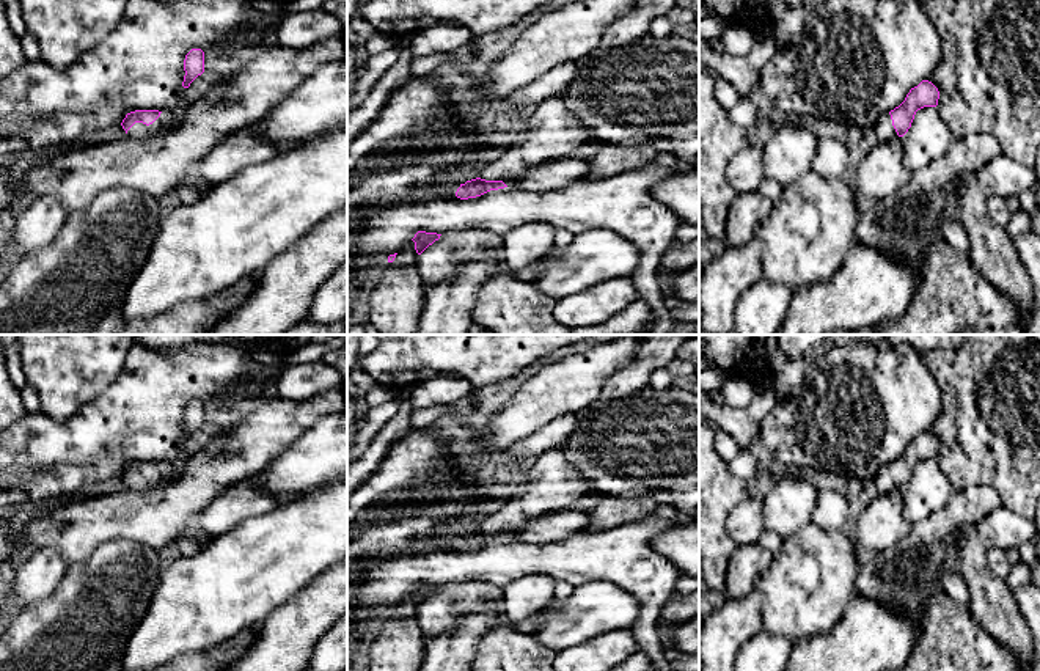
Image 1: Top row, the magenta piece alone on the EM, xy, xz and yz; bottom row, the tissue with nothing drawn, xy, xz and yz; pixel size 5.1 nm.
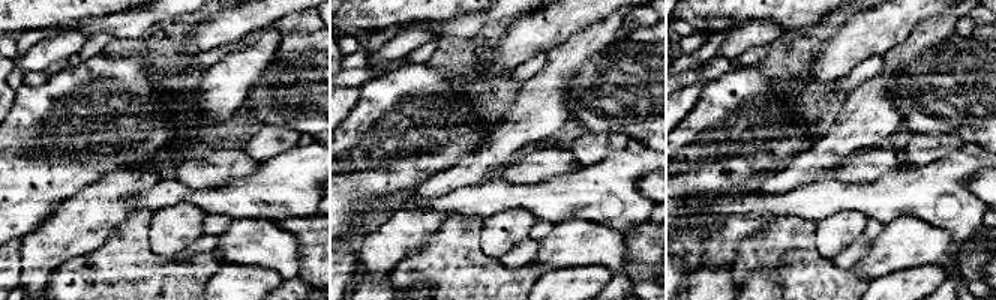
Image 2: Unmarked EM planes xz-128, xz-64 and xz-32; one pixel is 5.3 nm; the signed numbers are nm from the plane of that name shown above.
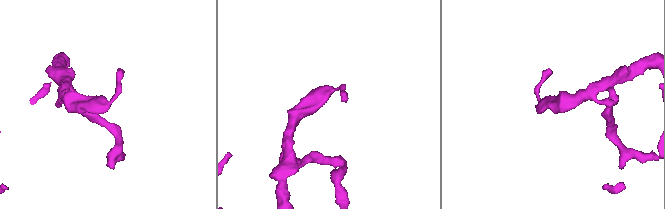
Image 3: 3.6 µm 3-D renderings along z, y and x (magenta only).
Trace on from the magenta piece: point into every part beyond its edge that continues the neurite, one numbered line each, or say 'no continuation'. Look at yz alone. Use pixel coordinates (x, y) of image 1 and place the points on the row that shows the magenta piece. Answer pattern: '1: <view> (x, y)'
1: yz (883, 131)

